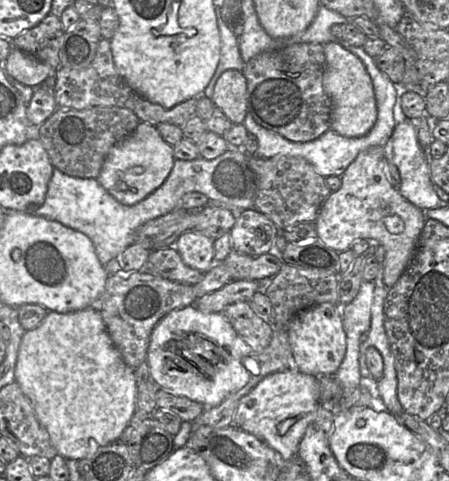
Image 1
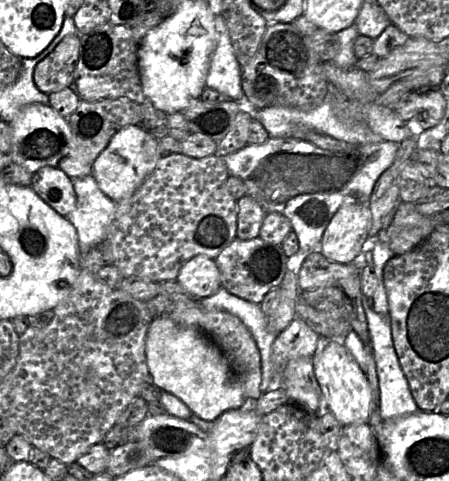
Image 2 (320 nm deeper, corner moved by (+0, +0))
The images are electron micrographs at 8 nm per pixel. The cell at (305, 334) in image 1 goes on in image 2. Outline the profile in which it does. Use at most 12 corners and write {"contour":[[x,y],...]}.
{"contour":[[321,337],[312,357],[328,411],[367,423],[366,374],[343,342]]}

